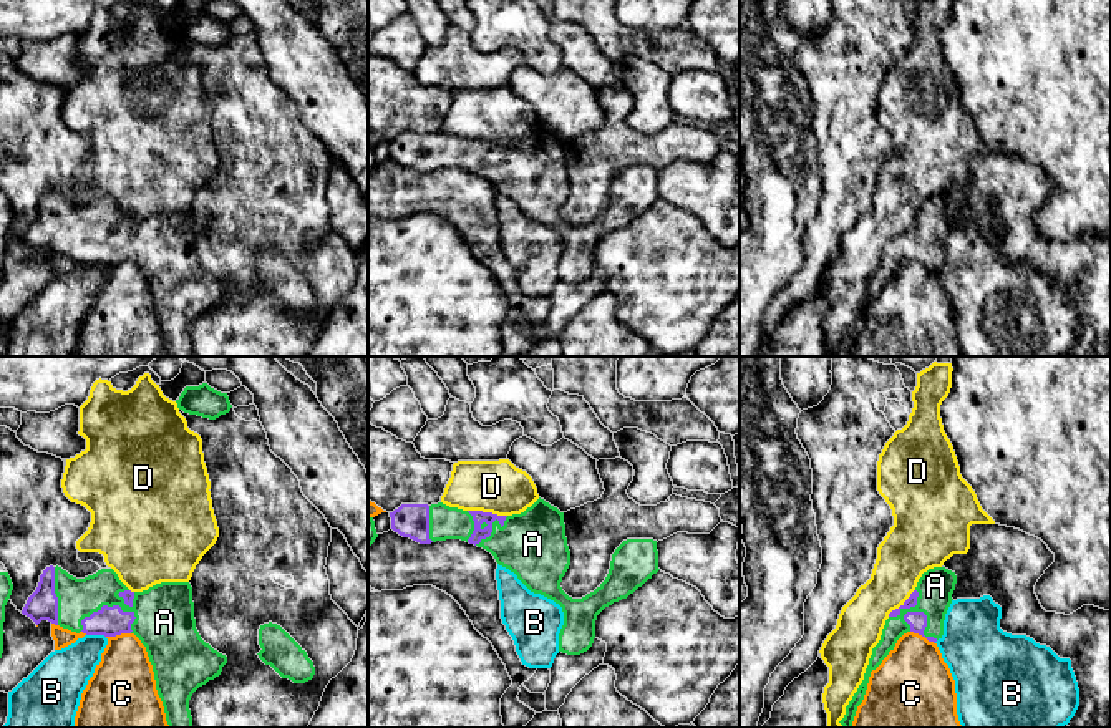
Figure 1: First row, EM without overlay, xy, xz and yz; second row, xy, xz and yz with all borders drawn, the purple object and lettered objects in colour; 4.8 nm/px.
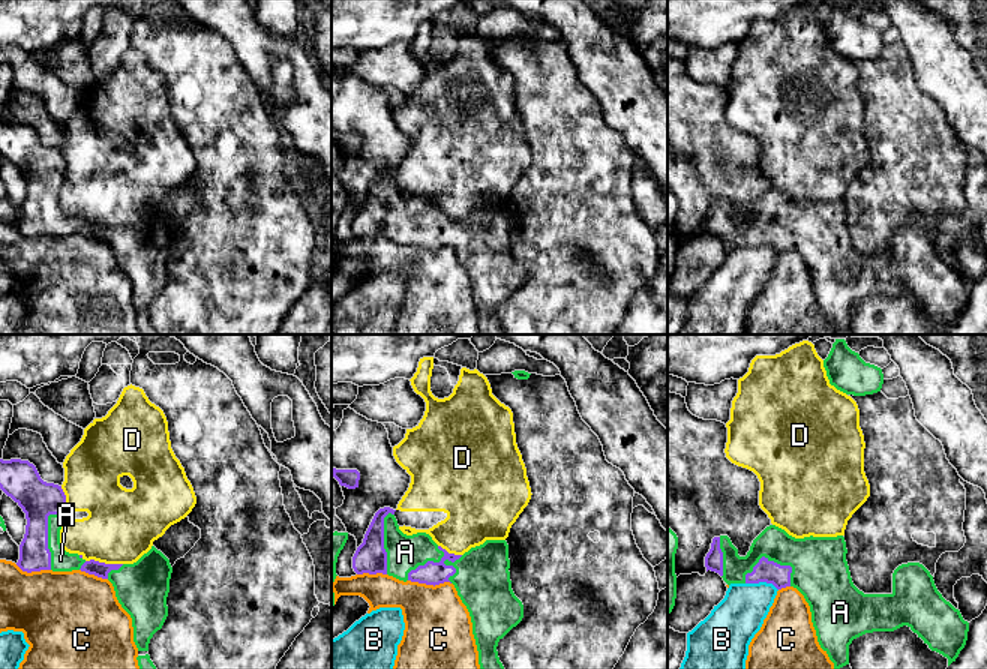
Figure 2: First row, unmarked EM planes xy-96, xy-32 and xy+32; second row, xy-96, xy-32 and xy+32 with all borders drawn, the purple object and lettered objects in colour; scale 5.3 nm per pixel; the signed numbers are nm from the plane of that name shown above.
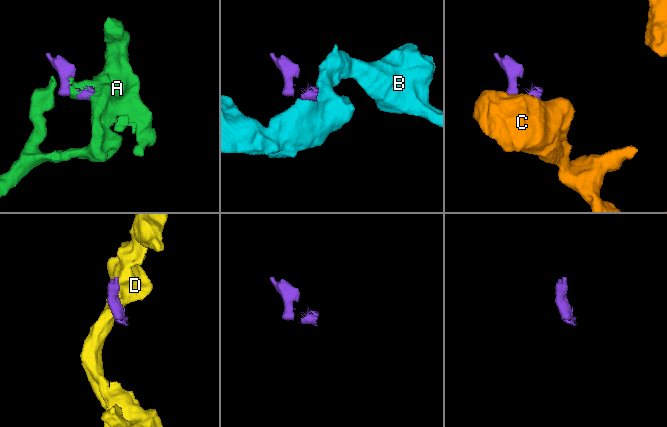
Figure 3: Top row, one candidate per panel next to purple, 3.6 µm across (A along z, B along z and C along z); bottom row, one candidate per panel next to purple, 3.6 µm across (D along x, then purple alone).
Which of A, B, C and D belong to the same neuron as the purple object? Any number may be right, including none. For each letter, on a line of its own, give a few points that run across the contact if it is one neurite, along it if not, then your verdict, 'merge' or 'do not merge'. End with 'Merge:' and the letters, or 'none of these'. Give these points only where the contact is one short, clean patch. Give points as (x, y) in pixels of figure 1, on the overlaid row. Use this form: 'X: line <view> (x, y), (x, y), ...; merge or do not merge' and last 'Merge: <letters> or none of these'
A: merge
B: line xy (87, 634), (101, 634), (105, 637); do not merge
C: do not merge
D: do not merge
Merge: A

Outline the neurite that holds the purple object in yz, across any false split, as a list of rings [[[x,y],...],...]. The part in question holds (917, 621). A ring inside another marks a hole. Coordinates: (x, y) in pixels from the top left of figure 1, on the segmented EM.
[[[934,567],[922,574],[915,590],[895,610],[889,614],[879,643],[872,648],[864,680],[846,706],[846,715],[839,721],[844,728],[852,728],[857,706],[862,703],[871,672],[894,650],[897,640],[914,632],[929,642],[937,642],[944,635],[945,614],[952,604],[957,575],[945,567]]]

